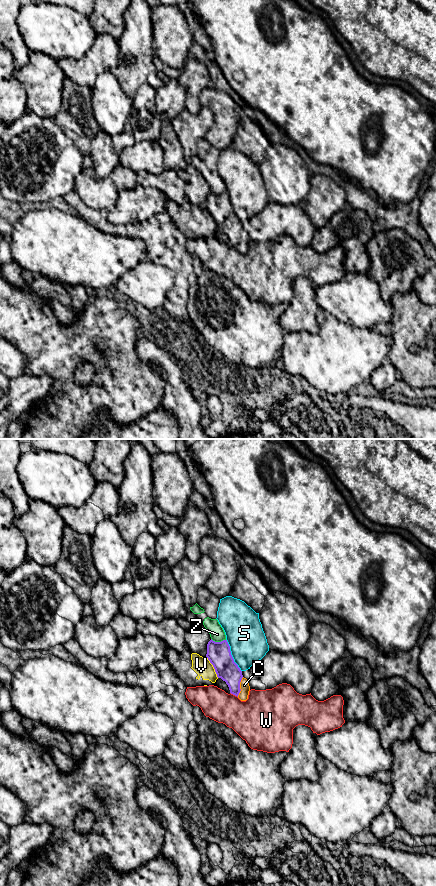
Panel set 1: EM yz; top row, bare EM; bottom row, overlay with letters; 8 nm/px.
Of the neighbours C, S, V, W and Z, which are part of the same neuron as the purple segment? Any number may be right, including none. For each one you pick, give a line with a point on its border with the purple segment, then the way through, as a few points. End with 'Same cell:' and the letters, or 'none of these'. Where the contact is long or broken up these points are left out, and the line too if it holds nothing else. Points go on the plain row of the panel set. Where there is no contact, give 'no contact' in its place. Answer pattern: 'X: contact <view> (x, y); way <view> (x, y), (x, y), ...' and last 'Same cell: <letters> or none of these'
C: contact yz (239, 239)
Same cell: C

